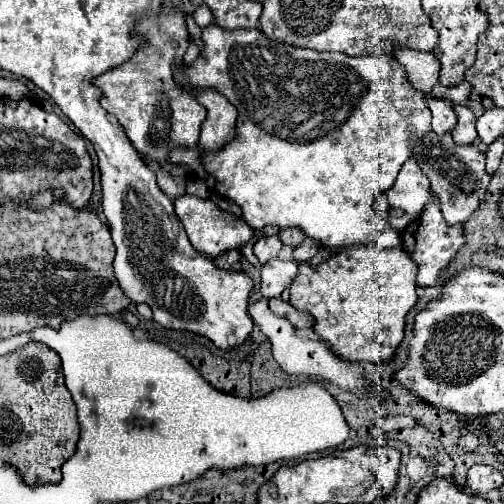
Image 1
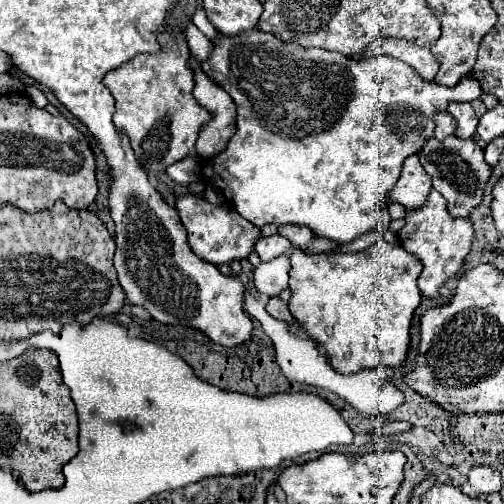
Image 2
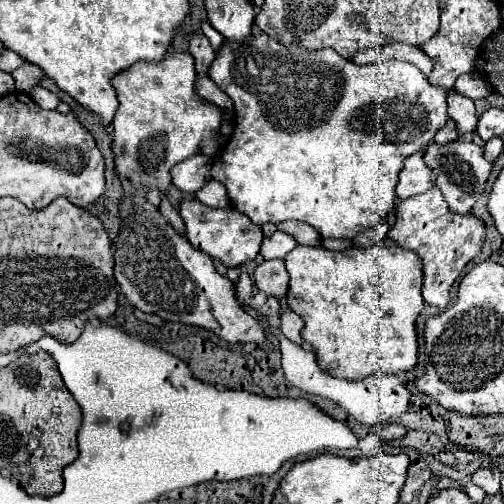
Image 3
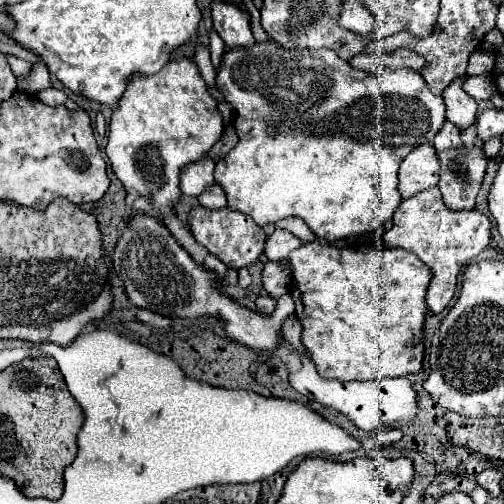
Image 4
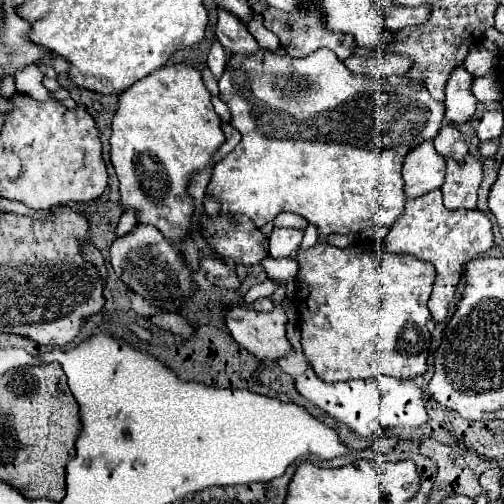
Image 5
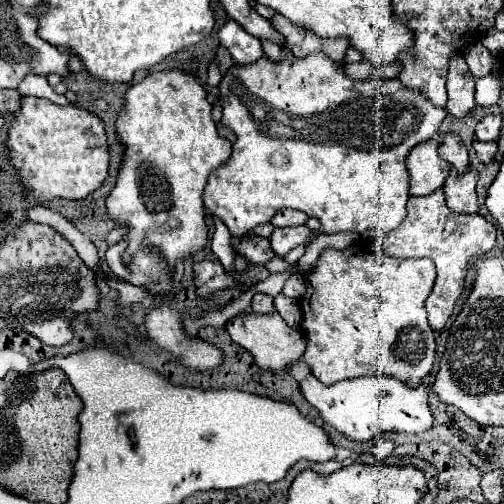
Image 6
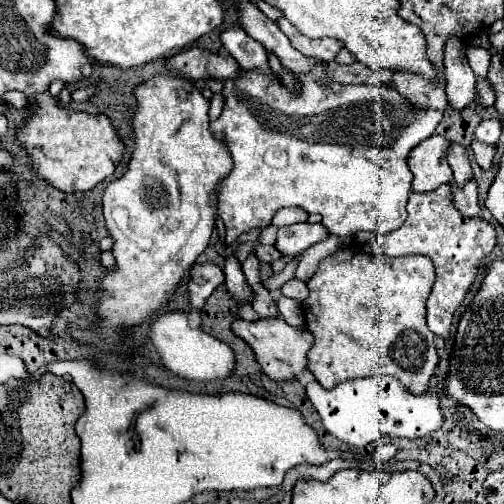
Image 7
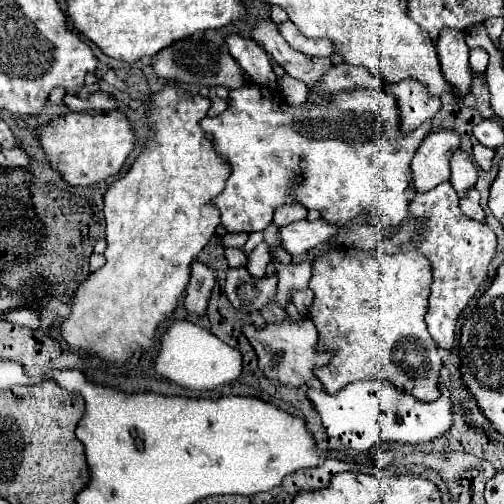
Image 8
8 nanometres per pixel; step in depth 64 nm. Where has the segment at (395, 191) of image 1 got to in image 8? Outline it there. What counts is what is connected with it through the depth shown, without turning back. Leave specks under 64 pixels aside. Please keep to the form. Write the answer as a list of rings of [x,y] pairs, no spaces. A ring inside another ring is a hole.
[[[452,130],[430,132],[412,158],[412,184],[416,192],[428,192],[450,180],[450,158],[460,146],[460,136]]]

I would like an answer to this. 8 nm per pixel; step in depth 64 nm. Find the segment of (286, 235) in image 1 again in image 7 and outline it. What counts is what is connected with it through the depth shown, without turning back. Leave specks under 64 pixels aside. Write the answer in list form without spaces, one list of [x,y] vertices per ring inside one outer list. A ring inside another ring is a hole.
[[[282,208],[274,214],[272,224],[280,228],[280,226],[292,226],[298,222],[306,222],[306,220],[308,220],[308,212],[304,212],[302,208]]]

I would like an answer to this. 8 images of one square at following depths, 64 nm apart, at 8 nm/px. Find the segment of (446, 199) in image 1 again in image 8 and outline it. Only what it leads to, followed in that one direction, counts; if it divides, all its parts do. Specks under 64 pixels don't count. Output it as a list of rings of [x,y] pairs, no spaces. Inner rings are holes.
[[[470,188],[464,198],[460,198],[460,208],[466,216],[474,220],[484,220],[484,210],[480,208],[480,194],[476,188]]]

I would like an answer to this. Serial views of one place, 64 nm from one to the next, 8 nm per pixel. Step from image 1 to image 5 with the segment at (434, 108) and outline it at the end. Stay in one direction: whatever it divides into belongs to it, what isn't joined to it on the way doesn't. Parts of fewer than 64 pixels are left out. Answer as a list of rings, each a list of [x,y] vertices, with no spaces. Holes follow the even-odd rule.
[[[444,122],[440,132],[434,138],[436,152],[442,156],[452,156],[454,160],[462,162],[464,156],[468,154],[468,144],[462,142],[458,128],[454,128],[450,122]]]

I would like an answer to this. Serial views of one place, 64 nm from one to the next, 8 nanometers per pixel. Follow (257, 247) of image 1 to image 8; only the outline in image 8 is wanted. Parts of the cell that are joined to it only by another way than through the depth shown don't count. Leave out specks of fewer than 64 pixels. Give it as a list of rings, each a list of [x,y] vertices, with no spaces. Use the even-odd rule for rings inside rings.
[[[318,218],[314,222],[298,220],[298,222],[292,222],[292,224],[280,228],[280,240],[282,240],[282,248],[288,254],[298,256],[298,254],[304,254],[304,252],[328,242],[336,232],[338,232],[338,228],[334,228],[332,224],[328,224],[322,218]]]

